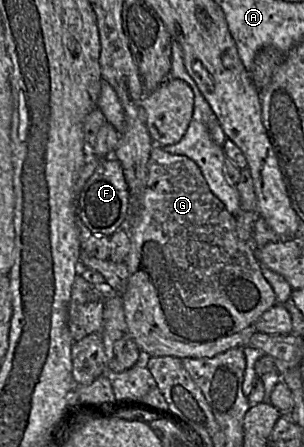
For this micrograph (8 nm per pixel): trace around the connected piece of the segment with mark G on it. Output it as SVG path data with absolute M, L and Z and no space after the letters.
M156 143L150 152L147 163L147 180L143 191L141 206L132 222L126 226L130 233L130 250L124 264L129 272L128 284L123 297L123 309L129 333L138 348L140 358L137 365L146 366L149 358L172 356L184 358L210 358L236 347L245 347L255 334L255 324L264 312L277 303L275 293L261 272L261 264L255 257L255 245L252 241L243 241L237 235L235 215L230 213L224 204L211 192L197 164L184 155L171 154Z

